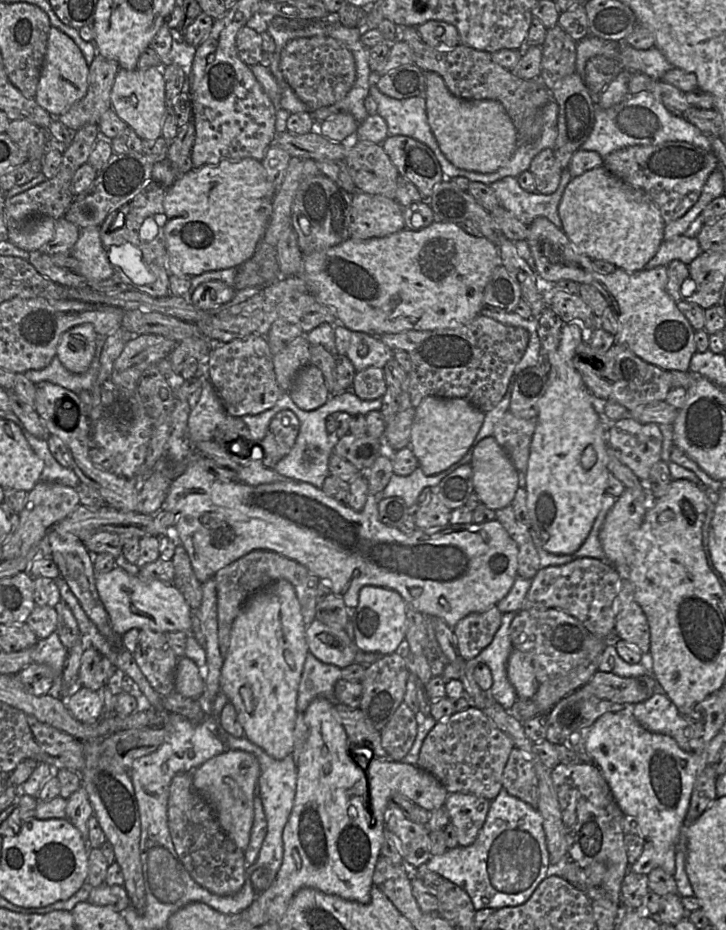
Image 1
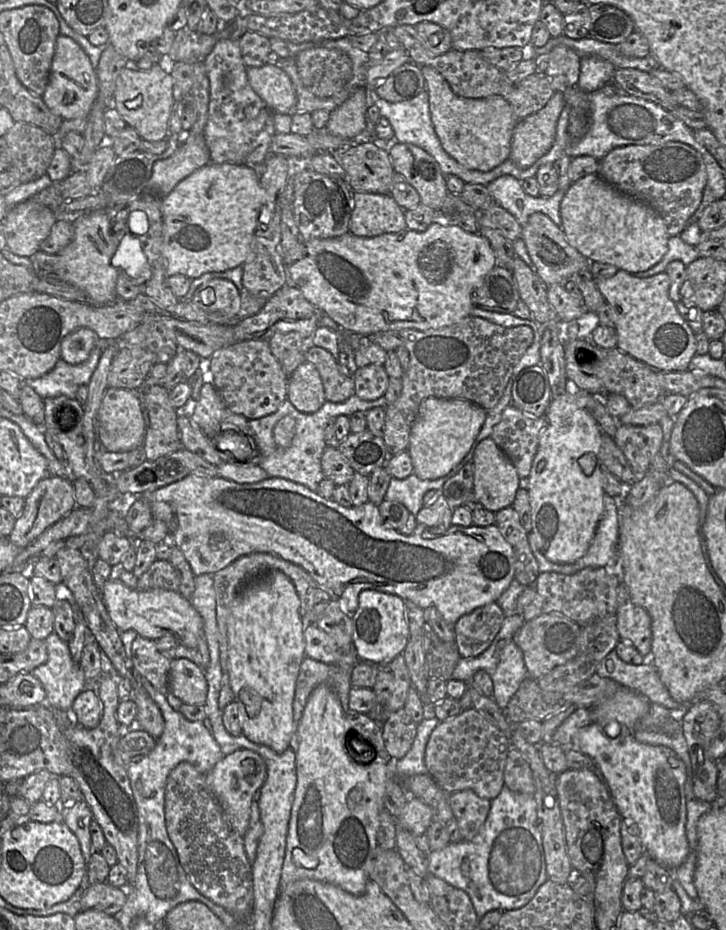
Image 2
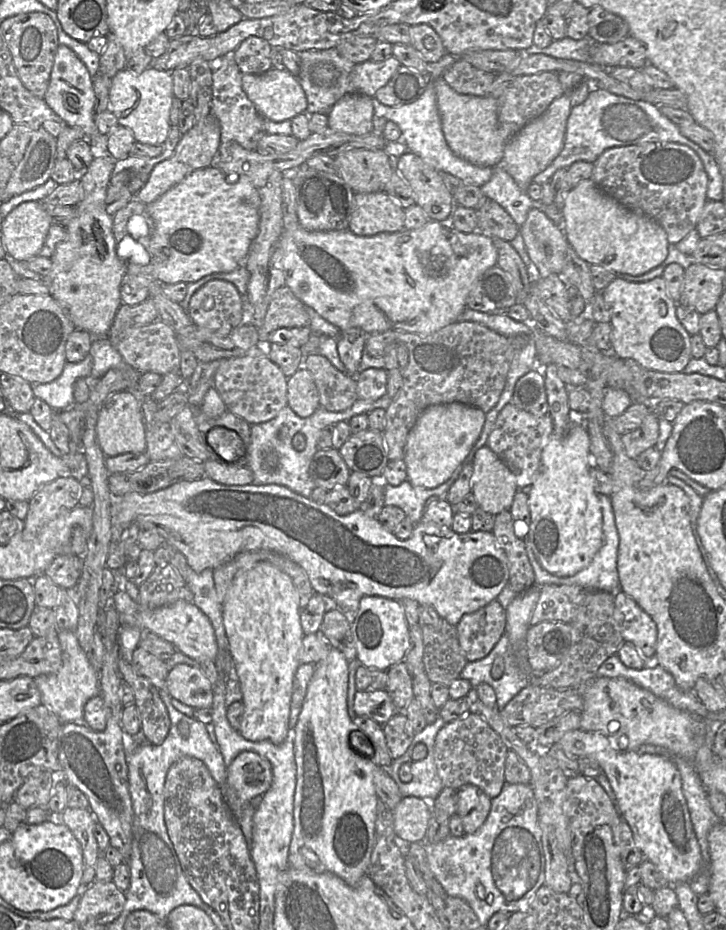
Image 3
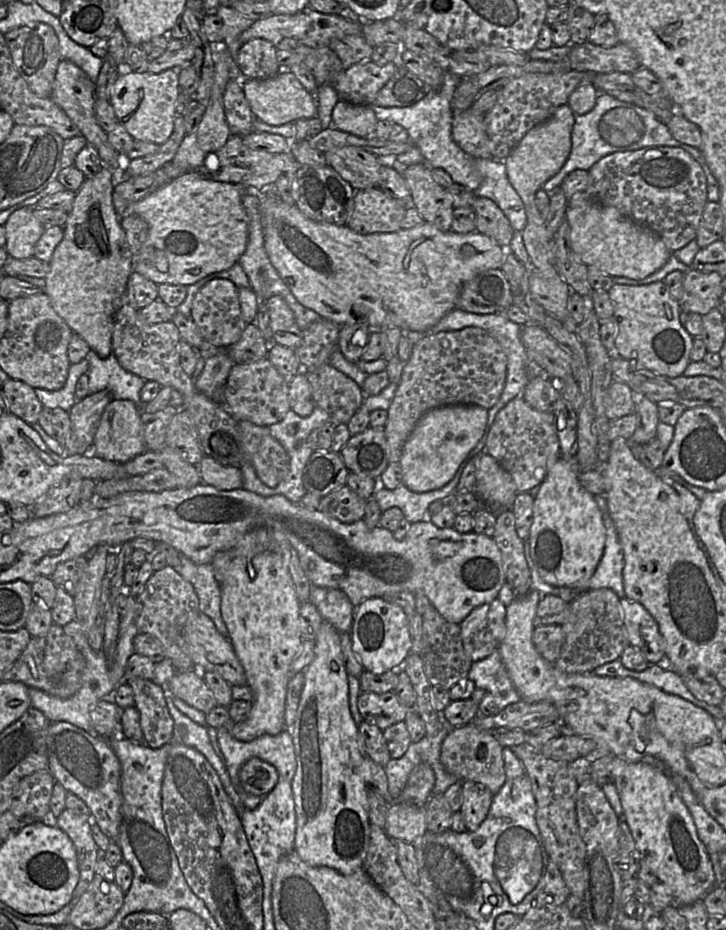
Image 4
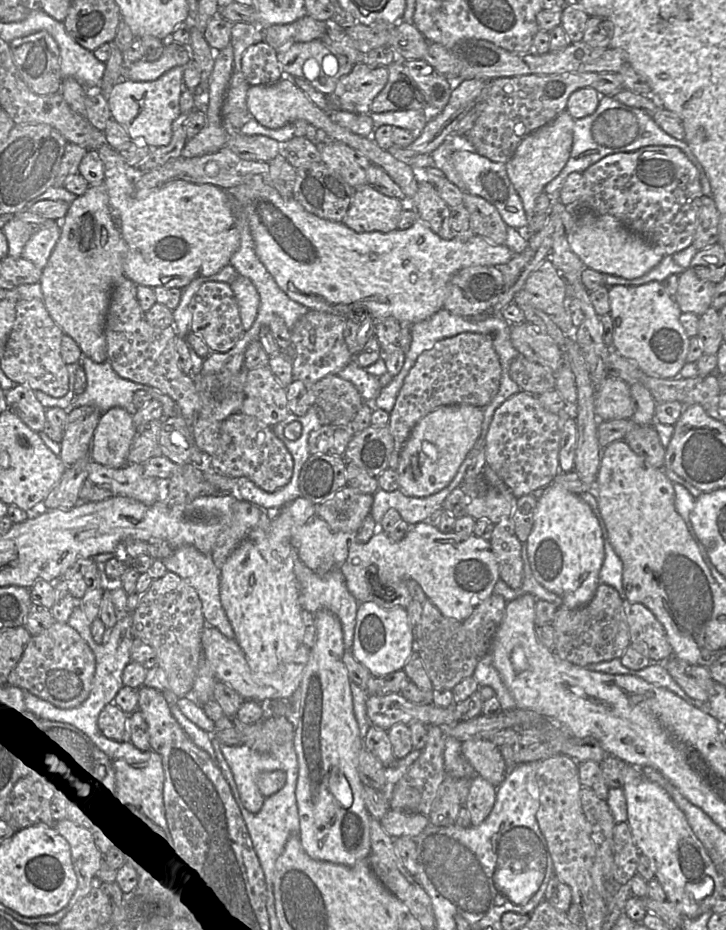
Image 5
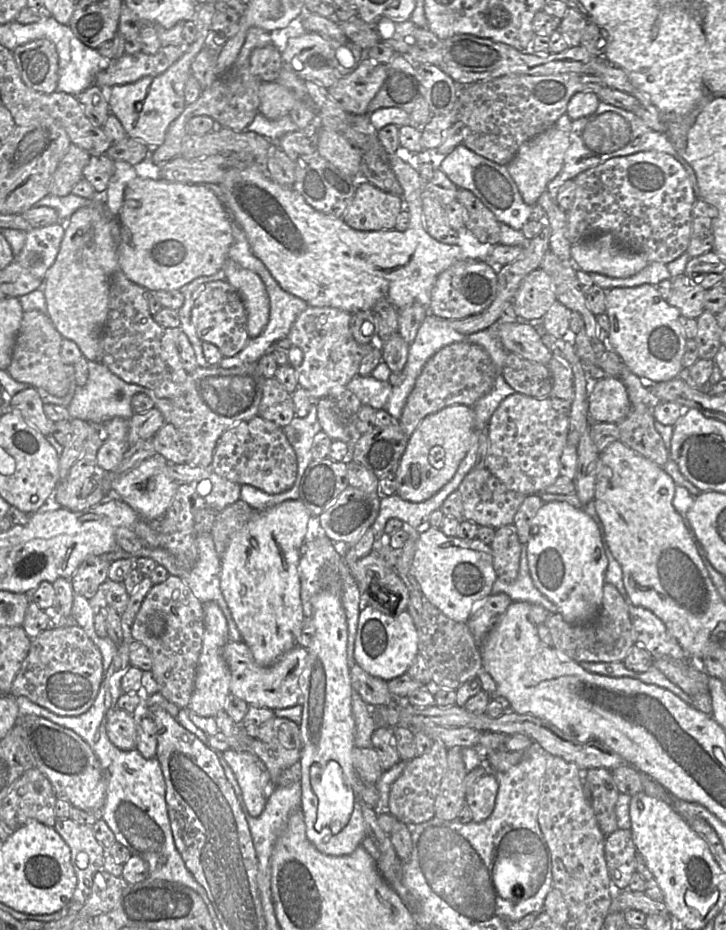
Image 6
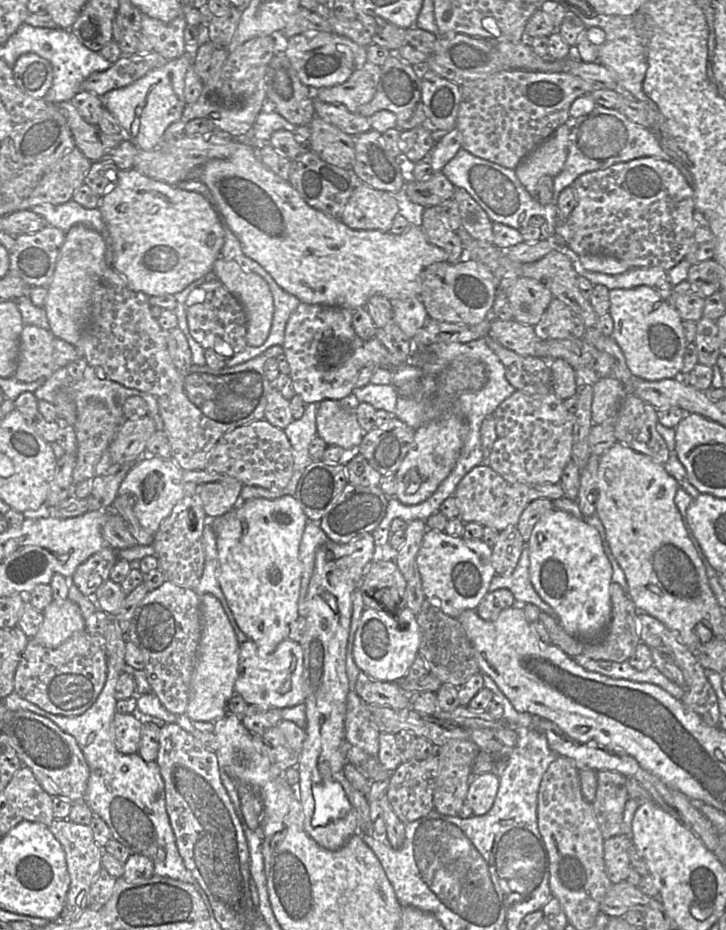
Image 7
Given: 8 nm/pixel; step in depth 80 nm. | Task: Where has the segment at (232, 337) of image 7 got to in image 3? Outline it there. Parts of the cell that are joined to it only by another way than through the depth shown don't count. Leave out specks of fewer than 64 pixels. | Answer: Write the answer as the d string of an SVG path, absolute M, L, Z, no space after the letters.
M213 279L192 295L188 310L197 326L225 337L242 322L242 295L230 281Z

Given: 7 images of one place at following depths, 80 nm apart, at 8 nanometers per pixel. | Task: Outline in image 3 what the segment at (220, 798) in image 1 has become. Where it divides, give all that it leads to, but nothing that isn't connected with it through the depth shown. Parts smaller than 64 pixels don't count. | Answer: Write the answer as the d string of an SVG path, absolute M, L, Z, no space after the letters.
M243 751L227 767L226 782L244 804L250 804L252 798L262 796L270 788L272 783L271 764L255 752Z

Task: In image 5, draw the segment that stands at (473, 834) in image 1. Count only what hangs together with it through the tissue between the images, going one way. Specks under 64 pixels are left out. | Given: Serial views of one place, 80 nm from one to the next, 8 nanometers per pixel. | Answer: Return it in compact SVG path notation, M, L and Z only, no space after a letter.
M475 775L471 779L465 808L471 817L471 826L480 825L491 813L496 801L497 788L482 777Z

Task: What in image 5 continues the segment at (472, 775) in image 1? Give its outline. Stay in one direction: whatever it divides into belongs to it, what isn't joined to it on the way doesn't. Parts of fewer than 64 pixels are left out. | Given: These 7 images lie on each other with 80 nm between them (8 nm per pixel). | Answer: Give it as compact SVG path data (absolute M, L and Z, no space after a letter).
M468 740L461 742L461 752L478 775L496 788L503 782L507 766L500 748L491 740Z

